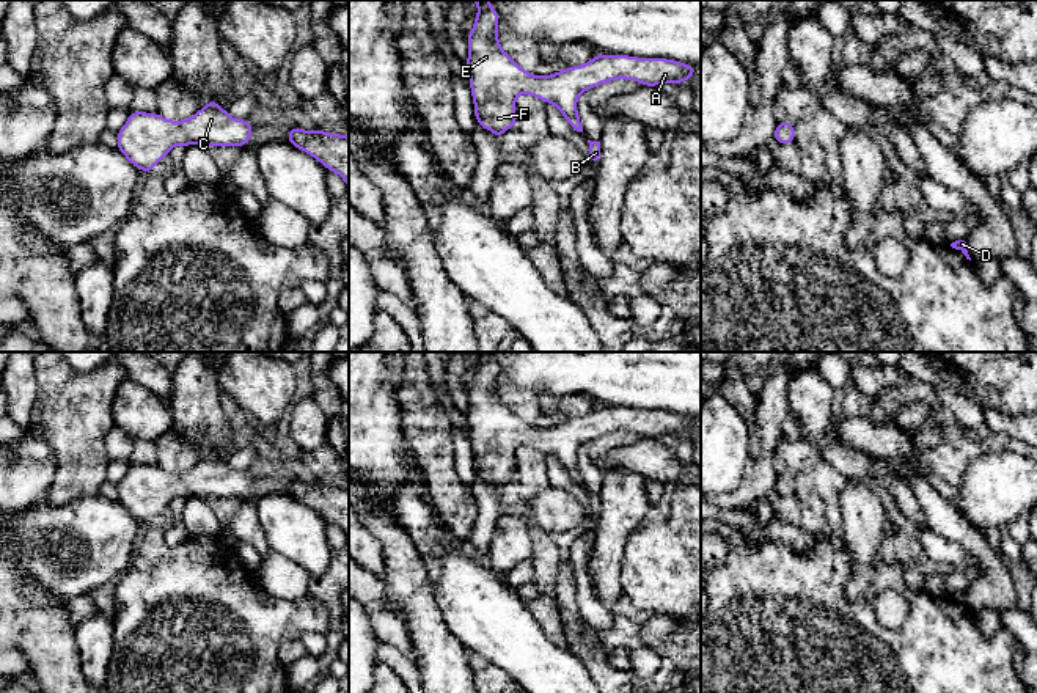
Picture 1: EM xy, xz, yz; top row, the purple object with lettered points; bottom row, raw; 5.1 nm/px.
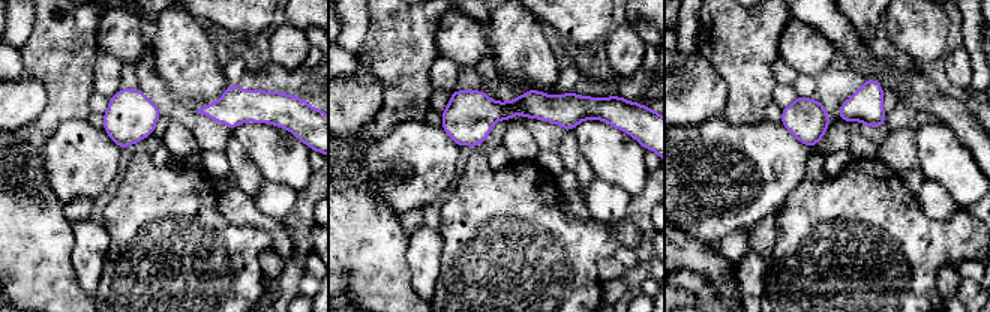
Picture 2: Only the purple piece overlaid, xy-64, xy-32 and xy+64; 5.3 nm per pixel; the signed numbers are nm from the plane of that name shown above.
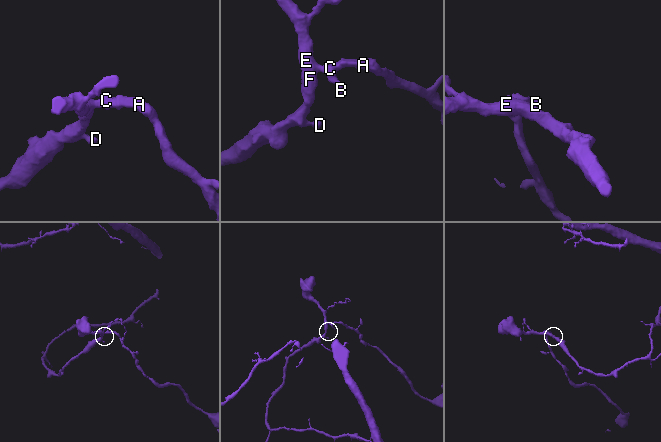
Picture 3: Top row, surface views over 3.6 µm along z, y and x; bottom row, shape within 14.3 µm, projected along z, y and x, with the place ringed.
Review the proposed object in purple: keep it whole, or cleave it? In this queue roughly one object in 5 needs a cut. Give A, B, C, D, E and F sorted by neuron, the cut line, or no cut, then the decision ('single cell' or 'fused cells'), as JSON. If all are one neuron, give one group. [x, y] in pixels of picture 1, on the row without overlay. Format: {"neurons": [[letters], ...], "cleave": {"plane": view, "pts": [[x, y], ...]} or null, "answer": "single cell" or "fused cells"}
{"neurons": [["A", "B", "C", "D", "E", "F"]], "cleave": null, "answer": "single cell"}

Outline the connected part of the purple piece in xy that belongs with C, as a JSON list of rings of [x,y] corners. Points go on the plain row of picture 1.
[[[209,453],[195,468],[182,473],[165,471],[157,464],[130,464],[116,486],[116,500],[138,522],[151,525],[173,498],[244,500],[251,487],[248,471],[231,470],[215,453]]]

